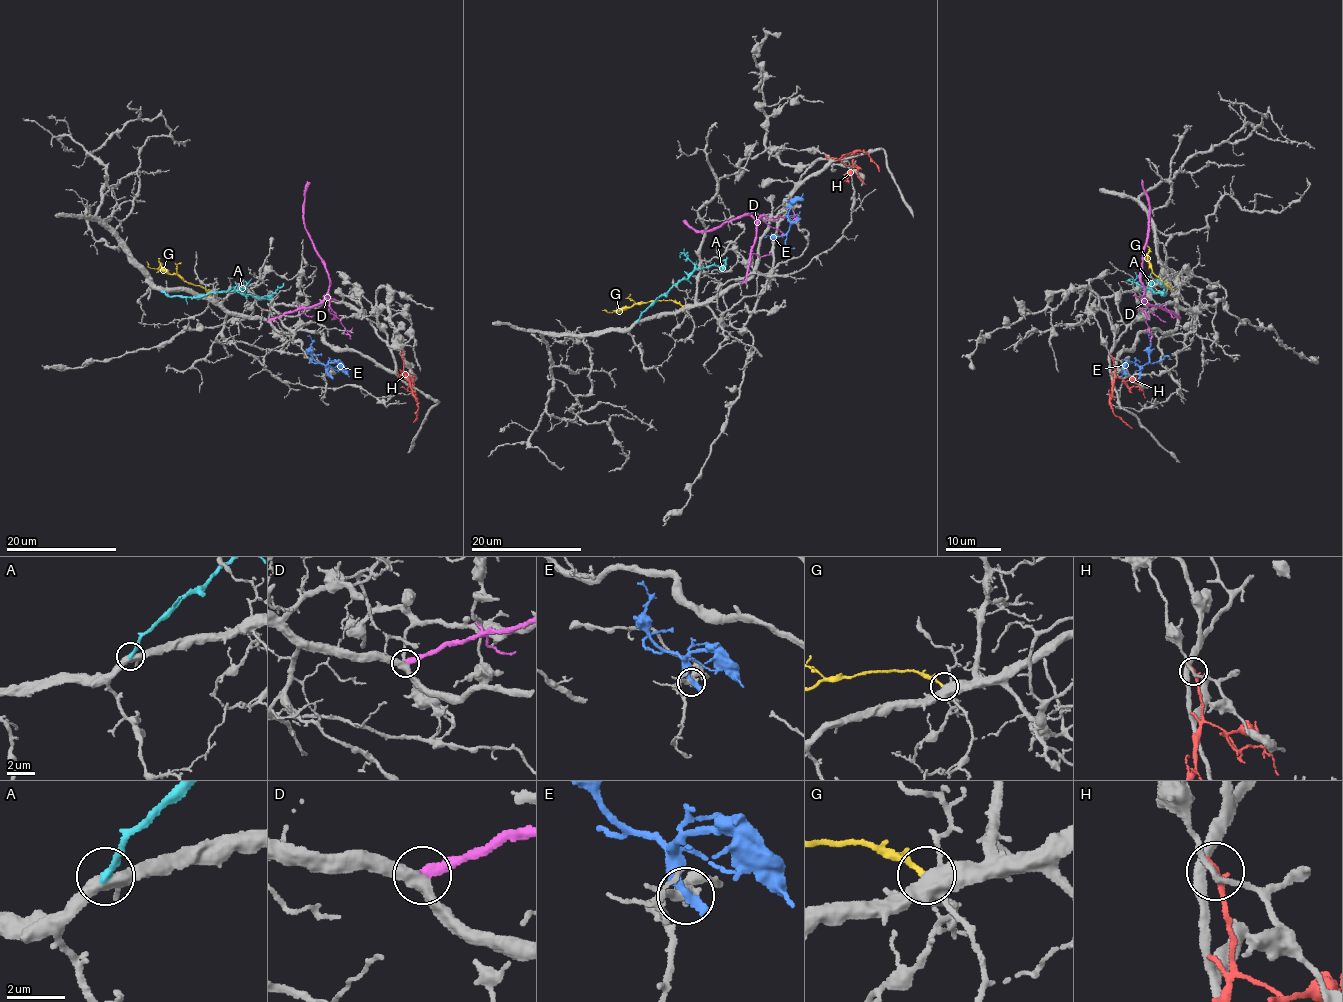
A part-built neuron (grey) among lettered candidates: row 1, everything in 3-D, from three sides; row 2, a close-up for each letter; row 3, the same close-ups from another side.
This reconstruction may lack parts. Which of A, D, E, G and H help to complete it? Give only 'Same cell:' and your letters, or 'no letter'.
Same cell: D

